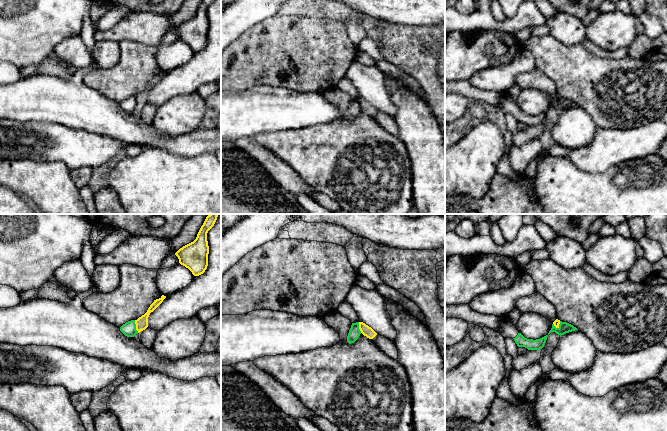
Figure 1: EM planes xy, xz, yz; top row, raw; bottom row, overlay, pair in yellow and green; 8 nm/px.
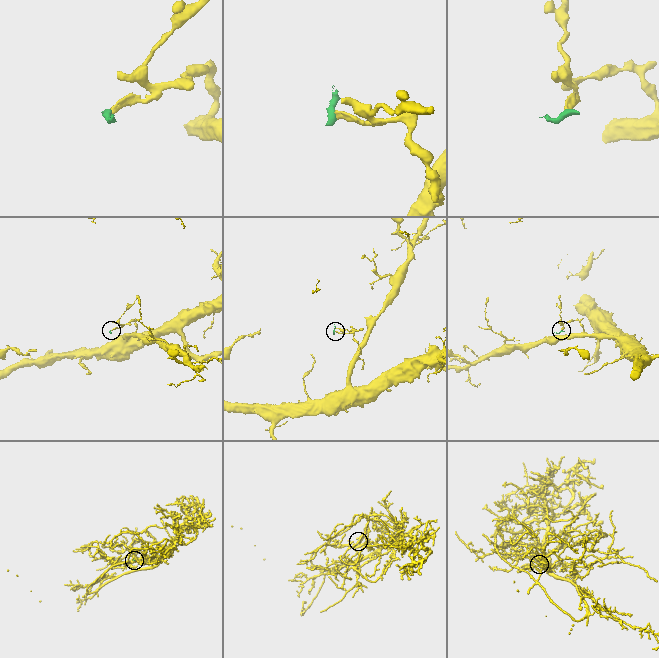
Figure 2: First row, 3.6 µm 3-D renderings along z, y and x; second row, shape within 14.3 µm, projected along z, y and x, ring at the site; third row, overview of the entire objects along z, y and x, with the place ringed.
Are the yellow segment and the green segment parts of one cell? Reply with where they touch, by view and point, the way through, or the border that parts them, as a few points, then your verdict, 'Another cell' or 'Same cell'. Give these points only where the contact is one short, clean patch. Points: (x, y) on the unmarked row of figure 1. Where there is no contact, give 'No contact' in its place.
Touches yellow at xy (136, 102). Boundary: xy (134, 96), (138, 108). Another cell

